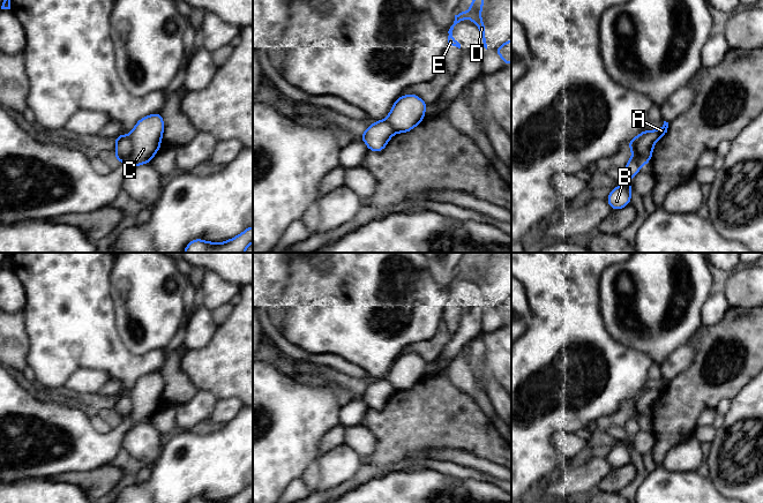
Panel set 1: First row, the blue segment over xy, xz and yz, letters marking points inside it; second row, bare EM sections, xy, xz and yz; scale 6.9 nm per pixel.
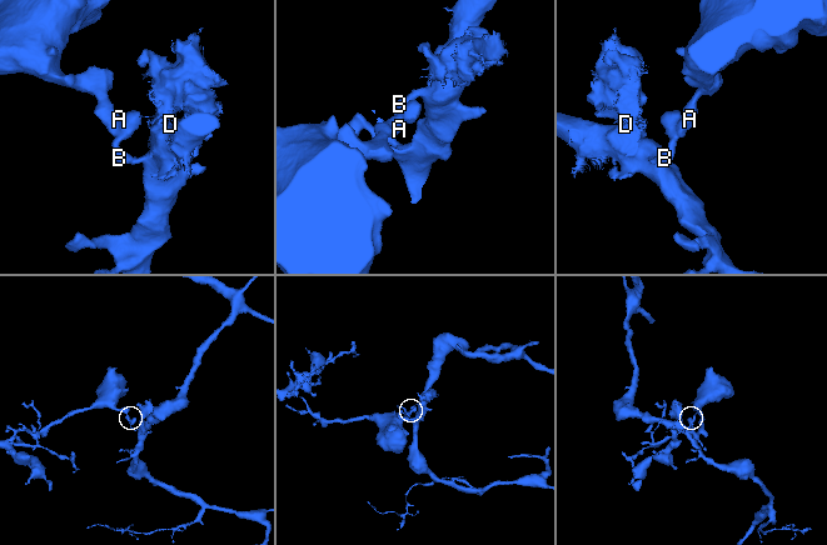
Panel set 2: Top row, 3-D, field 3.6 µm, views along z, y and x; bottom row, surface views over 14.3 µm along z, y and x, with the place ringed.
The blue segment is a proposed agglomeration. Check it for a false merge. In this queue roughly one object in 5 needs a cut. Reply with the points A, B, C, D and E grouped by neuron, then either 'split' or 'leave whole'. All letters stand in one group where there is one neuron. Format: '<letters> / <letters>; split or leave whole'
A / B C D E; split

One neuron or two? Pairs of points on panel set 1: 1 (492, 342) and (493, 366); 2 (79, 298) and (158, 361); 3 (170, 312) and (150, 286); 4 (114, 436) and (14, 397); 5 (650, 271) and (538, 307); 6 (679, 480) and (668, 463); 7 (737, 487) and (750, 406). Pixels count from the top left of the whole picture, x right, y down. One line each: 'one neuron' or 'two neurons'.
1: one neuron
2: one neuron
3: one neuron
4: one neuron
5: two neurons
6: two neurons
7: one neuron

